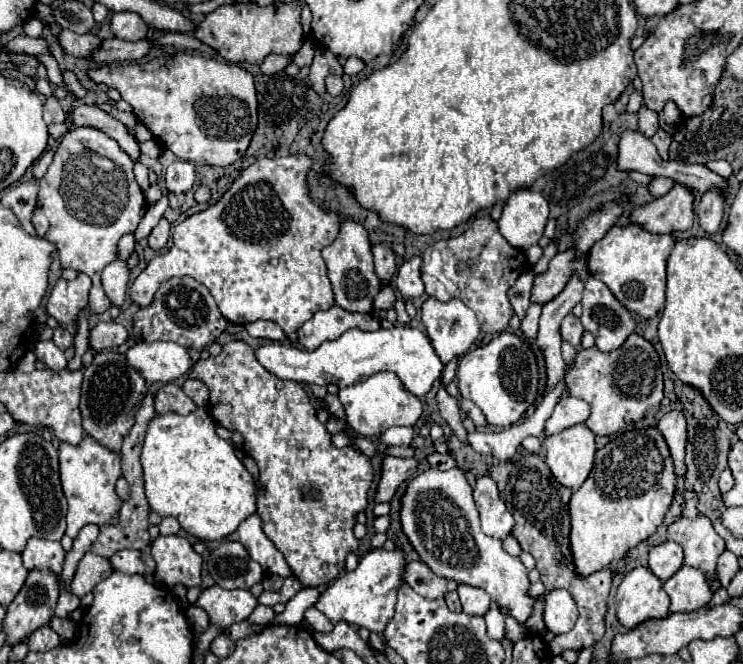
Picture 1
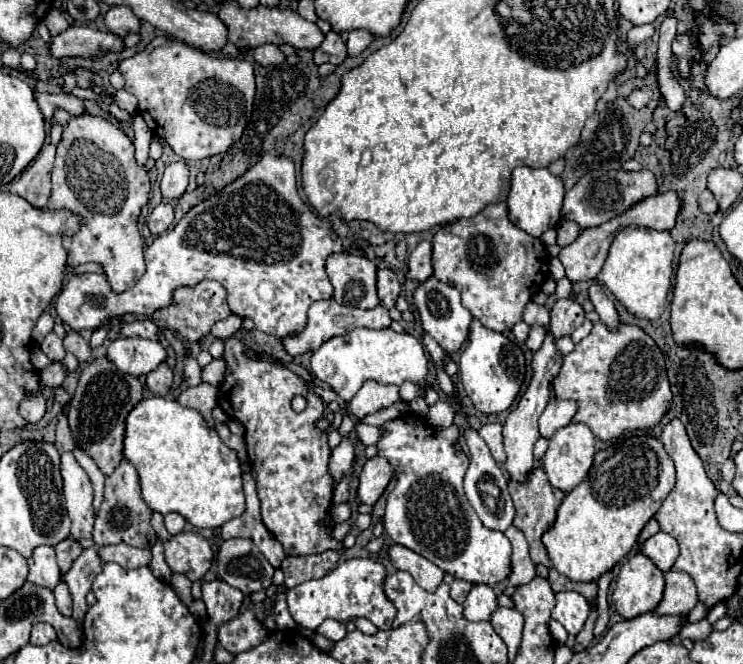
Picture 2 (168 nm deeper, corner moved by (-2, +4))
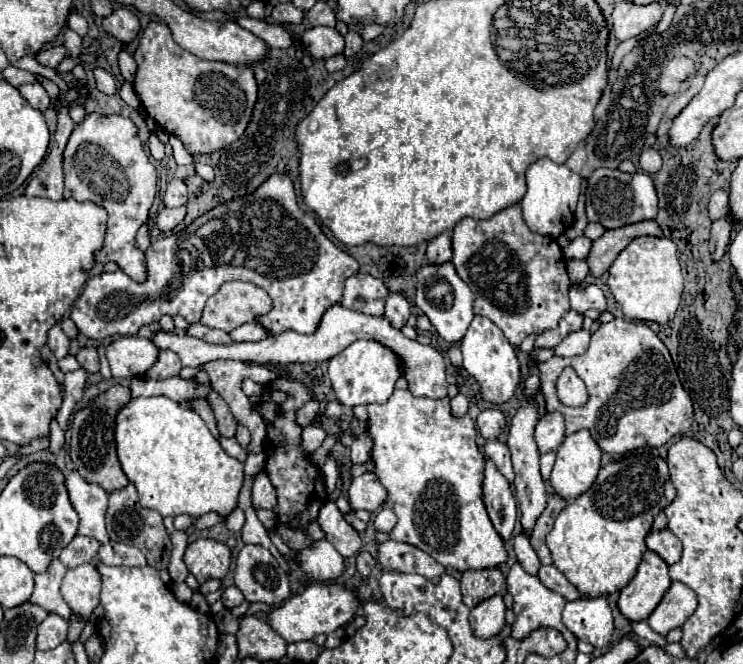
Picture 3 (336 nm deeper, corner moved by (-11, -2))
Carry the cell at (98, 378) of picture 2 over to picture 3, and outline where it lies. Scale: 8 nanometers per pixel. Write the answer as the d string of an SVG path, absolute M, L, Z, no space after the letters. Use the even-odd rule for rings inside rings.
M112 384L104 392L98 392L94 400L74 414L72 422L72 442L70 442L70 458L76 466L76 470L84 476L84 480L102 486L106 492L120 490L128 484L128 478L116 458L116 414L120 412L120 406L126 406L132 400L130 388L124 384Z

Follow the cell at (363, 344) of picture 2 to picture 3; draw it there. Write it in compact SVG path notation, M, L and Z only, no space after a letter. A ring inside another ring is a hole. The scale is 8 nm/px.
M356 340L346 350L336 354L328 362L328 378L342 406L354 408L358 404L384 404L392 392L398 378L404 376L404 364L400 356L376 340Z

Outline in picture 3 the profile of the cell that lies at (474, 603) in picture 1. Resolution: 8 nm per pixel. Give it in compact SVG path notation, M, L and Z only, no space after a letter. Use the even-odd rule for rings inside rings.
M500 594L476 604L470 612L470 624L472 624L474 634L478 638L490 638L498 634L506 624L504 614L506 614L506 606Z

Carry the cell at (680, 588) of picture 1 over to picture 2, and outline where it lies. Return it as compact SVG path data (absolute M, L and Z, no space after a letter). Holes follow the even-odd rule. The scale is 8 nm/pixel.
M665 572L665 592L655 608L657 616L687 614L697 604L697 588L685 572Z

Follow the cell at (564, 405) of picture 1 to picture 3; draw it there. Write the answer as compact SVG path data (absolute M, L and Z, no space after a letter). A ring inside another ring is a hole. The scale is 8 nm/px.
M560 412L544 414L538 422L538 426L536 426L534 436L536 436L536 442L538 442L540 454L556 450L566 438L566 434L564 434L564 416Z

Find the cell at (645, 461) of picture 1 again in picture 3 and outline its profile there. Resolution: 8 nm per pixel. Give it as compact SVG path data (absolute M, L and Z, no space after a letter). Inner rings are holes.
M630 452L602 466L590 490L568 502L556 516L552 532L546 536L554 566L584 596L594 598L622 590L632 580L646 552L644 538L652 530L654 516L672 498L676 498L676 488L672 486L668 464L656 454Z

